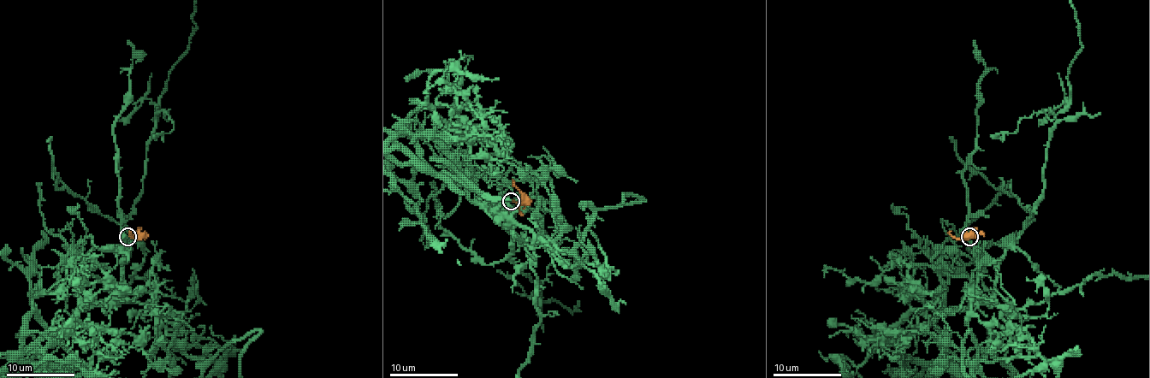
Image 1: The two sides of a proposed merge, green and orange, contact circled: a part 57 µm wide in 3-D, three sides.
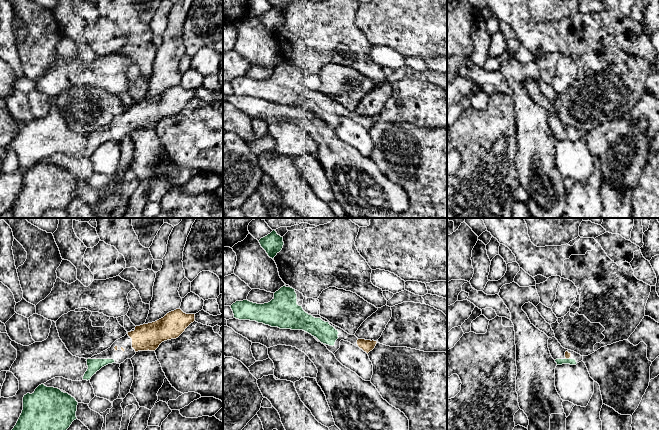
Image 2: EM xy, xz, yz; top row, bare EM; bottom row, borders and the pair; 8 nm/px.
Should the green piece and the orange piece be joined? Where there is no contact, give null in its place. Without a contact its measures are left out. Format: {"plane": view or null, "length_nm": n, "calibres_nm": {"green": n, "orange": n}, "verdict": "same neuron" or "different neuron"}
{"plane": "yz", "length_nm": 40, "calibres_nm": {"green": 50, "orange": 50}, "verdict": "same neuron"}

